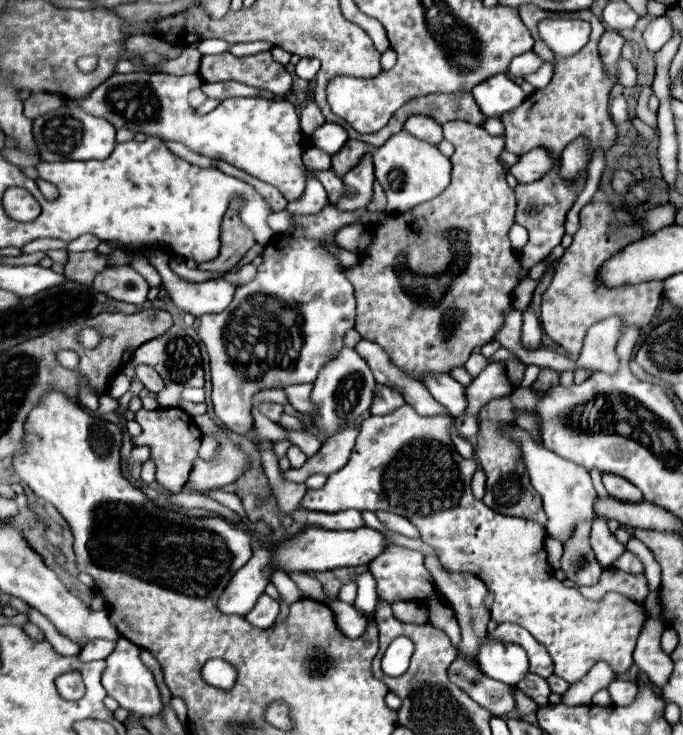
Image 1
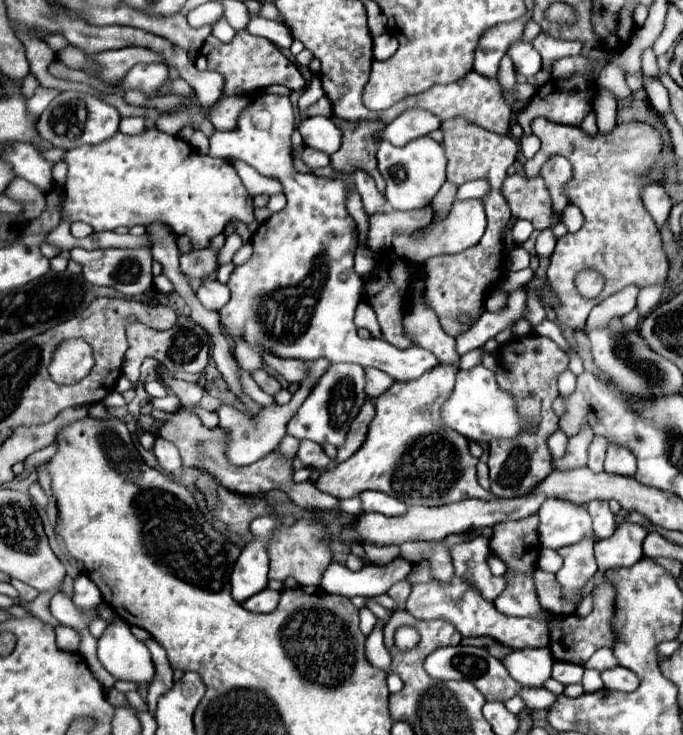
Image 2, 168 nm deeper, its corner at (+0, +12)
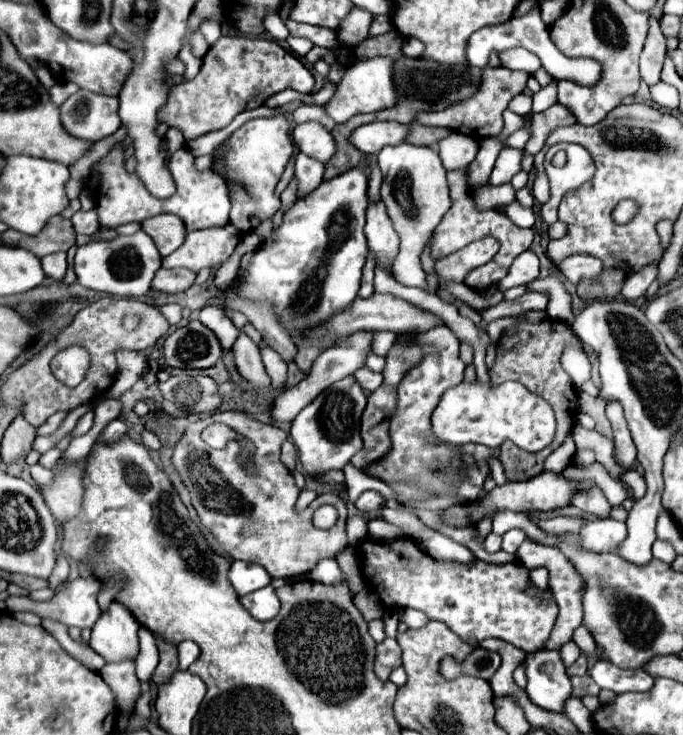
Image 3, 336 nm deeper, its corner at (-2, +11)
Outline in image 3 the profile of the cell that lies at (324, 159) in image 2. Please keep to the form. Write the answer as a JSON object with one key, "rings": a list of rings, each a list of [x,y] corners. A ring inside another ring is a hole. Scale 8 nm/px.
{"rings":[[[305,153],[297,155],[297,163],[295,163],[295,177],[299,181],[297,197],[307,195],[323,181],[323,169],[325,165],[321,161],[315,161],[313,157],[307,157]]]}

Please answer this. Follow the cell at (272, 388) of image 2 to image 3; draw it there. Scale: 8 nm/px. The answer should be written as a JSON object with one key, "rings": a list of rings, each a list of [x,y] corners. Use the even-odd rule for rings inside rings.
{"rings":[[[241,333],[235,341],[235,349],[233,349],[233,357],[235,357],[235,365],[241,373],[241,377],[251,383],[257,389],[265,389],[271,385],[271,379],[265,371],[265,365],[261,361],[261,353],[257,349],[257,345],[245,335]]]}

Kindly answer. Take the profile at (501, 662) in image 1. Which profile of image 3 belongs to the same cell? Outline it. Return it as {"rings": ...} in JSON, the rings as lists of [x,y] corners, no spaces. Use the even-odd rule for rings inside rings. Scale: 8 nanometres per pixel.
{"rings":[[[541,649],[539,653],[527,655],[523,665],[527,675],[529,699],[543,709],[561,713],[563,701],[571,693],[571,683],[565,673],[565,665],[559,657],[559,651]]]}

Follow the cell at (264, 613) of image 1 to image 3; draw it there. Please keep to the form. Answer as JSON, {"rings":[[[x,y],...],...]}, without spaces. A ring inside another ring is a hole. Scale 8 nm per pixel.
{"rings":[[[267,585],[255,593],[249,593],[247,597],[241,599],[241,603],[259,621],[269,621],[279,613],[279,599],[271,585]]]}

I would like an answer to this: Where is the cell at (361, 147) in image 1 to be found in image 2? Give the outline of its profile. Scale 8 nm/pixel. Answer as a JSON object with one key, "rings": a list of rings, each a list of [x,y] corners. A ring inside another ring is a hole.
{"rings":[[[337,116],[335,124],[343,132],[343,144],[341,148],[331,156],[331,168],[335,172],[353,174],[355,170],[365,170],[375,178],[377,188],[383,192],[386,182],[377,169],[376,152],[379,146],[378,140],[373,140],[373,132],[379,132],[385,124],[381,120],[367,120],[367,122],[347,122]]]}

